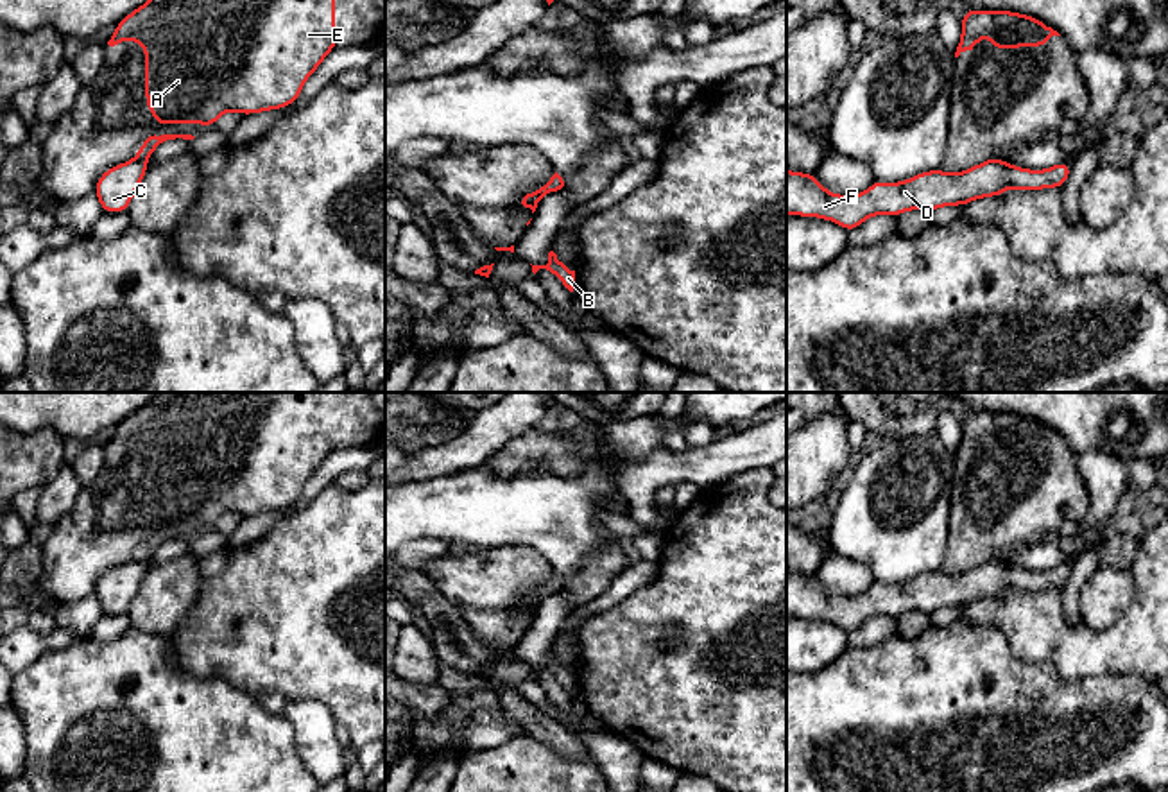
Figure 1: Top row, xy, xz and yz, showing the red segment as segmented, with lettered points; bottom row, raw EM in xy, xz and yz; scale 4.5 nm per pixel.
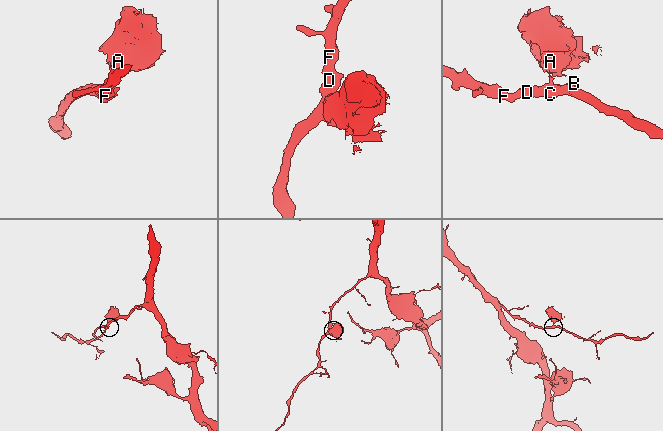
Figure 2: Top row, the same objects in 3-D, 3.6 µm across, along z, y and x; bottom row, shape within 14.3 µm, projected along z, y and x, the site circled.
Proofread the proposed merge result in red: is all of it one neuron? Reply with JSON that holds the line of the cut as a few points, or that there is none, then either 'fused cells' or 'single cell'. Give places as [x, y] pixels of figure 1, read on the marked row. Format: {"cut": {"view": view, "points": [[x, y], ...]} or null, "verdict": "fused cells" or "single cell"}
{"cut": {"view": "xy", "points": [[135, 160], [142, 162]]}, "verdict": "fused cells"}

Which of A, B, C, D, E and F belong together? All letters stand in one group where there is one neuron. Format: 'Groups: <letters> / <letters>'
Groups: A E / B C D F

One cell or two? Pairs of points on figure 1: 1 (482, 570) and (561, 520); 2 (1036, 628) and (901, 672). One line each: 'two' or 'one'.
1: two
2: two

